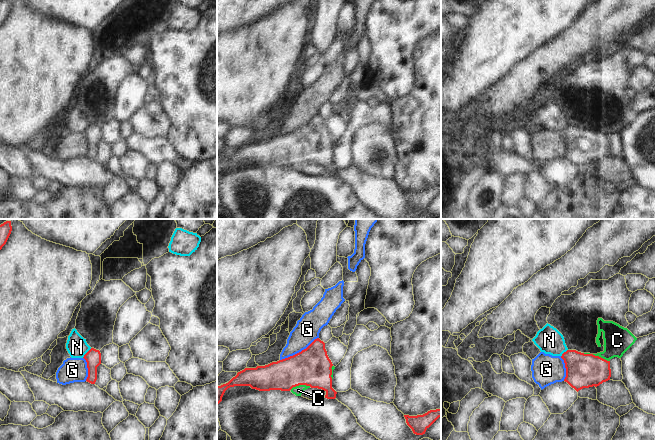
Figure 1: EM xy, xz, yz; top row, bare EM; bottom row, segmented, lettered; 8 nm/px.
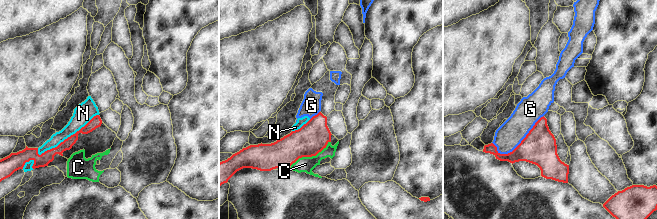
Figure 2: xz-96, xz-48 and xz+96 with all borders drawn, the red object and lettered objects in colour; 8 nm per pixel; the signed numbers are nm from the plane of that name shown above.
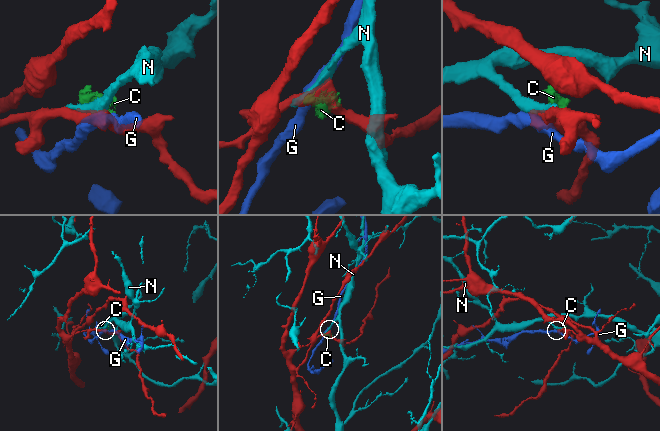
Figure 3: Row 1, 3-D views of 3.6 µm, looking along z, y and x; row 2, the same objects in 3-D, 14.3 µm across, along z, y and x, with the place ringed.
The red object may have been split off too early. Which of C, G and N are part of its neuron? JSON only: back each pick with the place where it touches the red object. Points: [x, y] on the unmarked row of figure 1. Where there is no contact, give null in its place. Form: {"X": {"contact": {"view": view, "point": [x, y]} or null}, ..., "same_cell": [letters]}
{"same_cell": []}

